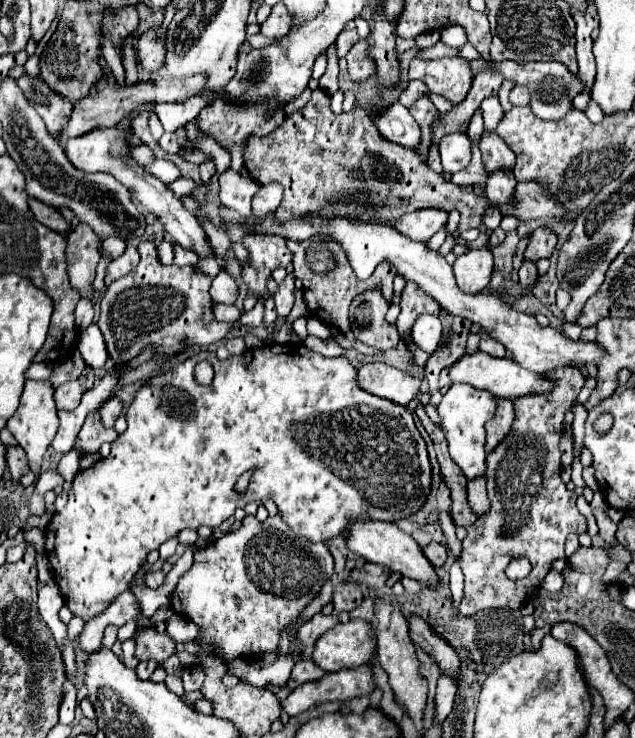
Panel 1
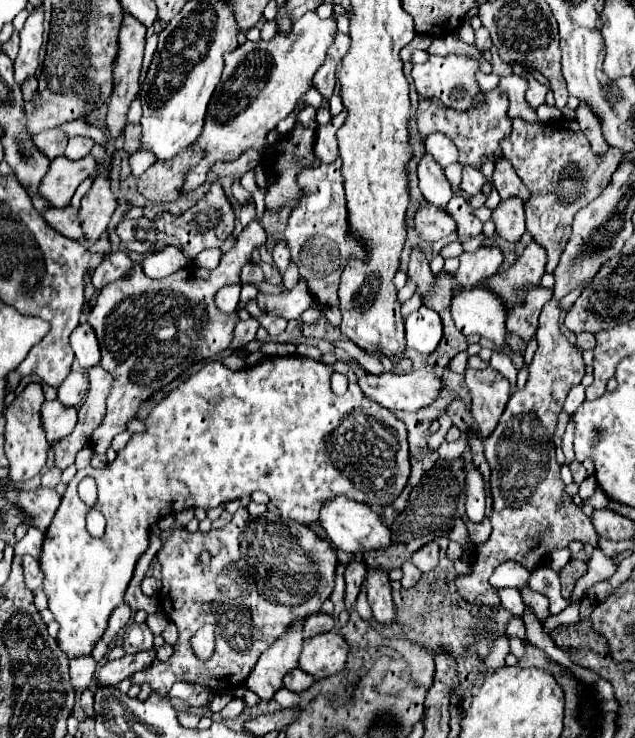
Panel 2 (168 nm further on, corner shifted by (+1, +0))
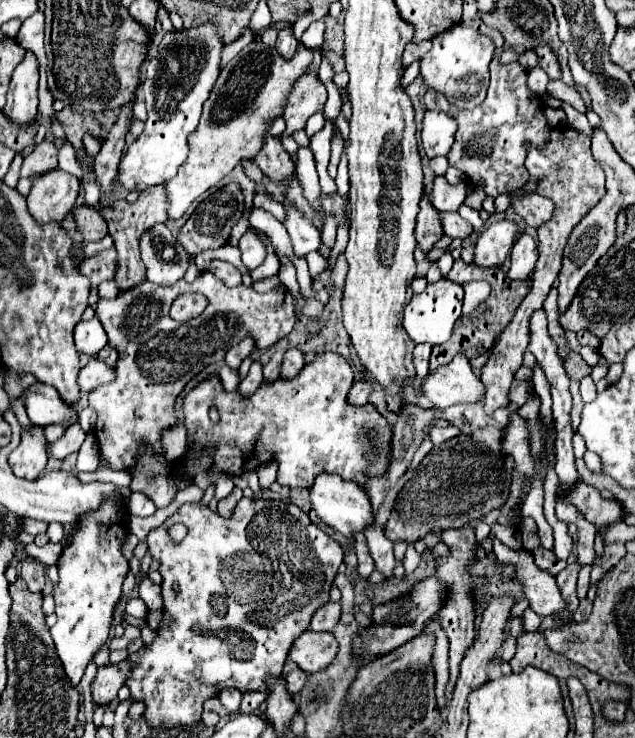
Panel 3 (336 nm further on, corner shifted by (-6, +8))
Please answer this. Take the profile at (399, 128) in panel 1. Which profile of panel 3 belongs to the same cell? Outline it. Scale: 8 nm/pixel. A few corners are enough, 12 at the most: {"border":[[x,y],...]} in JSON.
{"border":[[436,177],[432,205],[438,211],[458,211],[466,183],[450,185]]}

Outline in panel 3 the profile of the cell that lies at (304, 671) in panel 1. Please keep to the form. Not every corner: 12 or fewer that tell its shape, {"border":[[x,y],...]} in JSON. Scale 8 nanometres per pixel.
{"border":[[298,667],[286,673],[288,693],[296,695],[308,675]]}

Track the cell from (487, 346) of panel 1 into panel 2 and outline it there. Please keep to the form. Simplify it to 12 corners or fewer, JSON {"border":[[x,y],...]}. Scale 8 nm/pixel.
{"border":[[493,351],[491,367],[515,387],[517,369],[507,353]]}

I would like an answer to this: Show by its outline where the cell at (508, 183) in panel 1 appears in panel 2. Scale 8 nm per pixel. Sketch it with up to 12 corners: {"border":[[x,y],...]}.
{"border":[[517,197],[503,199],[493,217],[497,233],[515,243],[525,233]]}

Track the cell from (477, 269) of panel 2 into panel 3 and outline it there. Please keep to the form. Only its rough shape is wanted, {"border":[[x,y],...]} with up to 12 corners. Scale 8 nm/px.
{"border":[[510,219],[490,223],[476,243],[476,265],[498,267],[518,235]]}

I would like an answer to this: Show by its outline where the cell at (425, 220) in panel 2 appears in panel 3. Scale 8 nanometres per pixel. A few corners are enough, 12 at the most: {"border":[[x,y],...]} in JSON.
{"border":[[440,213],[444,233],[452,239],[468,239],[472,225],[458,213]]}

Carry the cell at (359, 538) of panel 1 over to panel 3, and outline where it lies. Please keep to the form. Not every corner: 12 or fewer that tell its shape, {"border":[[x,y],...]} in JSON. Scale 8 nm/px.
{"border":[[326,471],[310,501],[328,527],[352,537],[374,521],[364,489]]}

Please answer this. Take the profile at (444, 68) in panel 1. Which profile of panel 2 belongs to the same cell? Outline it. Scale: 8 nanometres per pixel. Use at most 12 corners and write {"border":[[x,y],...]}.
{"border":[[429,55],[413,65],[421,97],[465,111],[479,85],[479,63]]}

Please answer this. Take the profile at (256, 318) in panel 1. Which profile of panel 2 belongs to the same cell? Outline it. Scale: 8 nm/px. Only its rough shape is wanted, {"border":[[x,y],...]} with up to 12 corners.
{"border":[[257,319],[239,321],[235,327],[233,349],[255,339]]}

